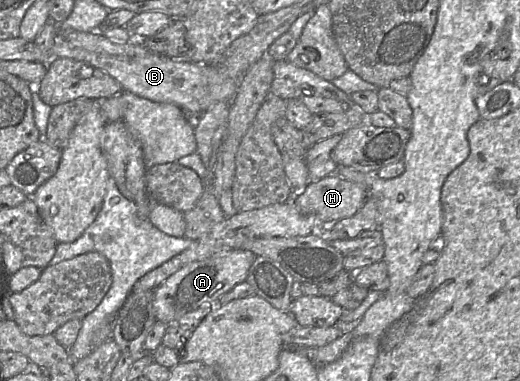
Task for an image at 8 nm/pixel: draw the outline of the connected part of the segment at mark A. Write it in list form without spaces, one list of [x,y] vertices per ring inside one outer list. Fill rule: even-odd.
[[[231,250],[183,266],[154,290],[153,308],[157,321],[169,325],[203,304],[216,304],[223,294],[246,281],[255,259],[251,251]]]

